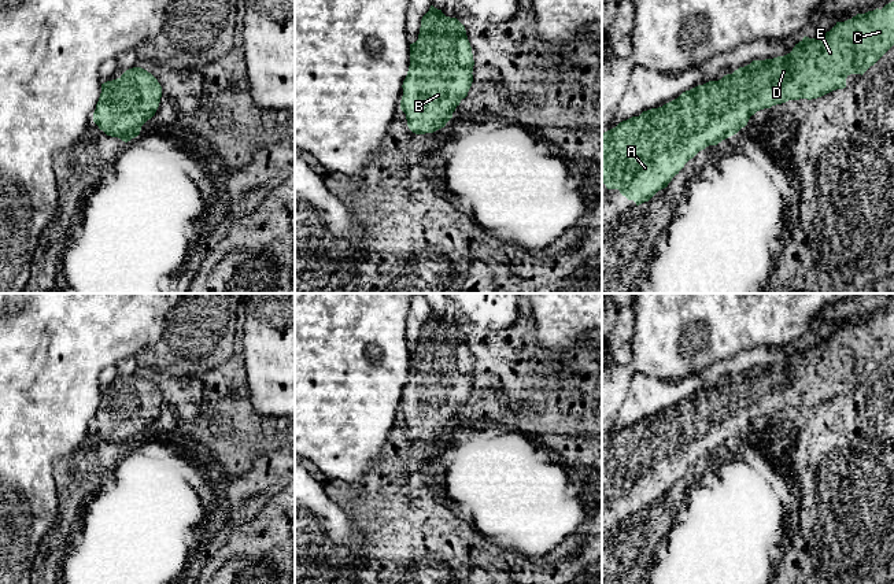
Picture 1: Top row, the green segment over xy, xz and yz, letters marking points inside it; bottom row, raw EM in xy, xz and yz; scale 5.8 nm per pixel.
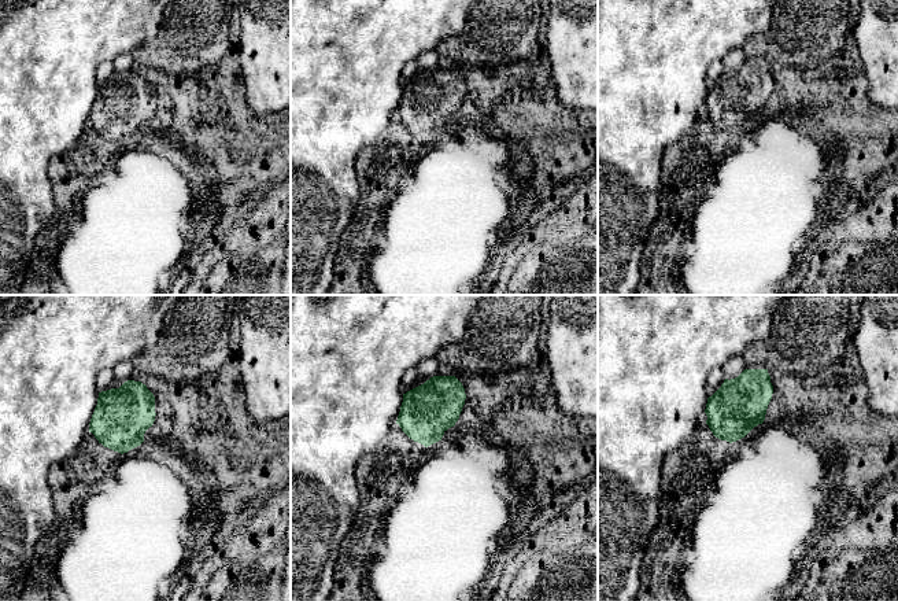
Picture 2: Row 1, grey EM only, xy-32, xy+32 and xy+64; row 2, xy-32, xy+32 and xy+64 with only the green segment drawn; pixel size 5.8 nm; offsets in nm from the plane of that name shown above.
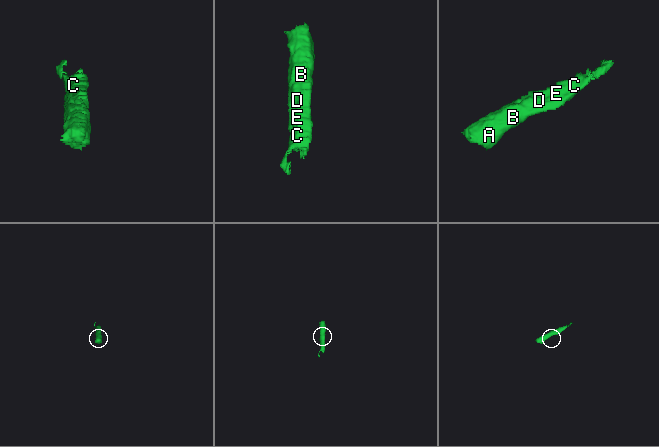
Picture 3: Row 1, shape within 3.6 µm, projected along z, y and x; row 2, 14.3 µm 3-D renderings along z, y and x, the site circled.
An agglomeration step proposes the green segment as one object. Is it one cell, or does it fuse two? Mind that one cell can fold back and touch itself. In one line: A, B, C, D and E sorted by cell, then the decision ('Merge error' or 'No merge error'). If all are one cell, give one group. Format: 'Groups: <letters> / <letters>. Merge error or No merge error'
Groups: A B C D E. No merge error

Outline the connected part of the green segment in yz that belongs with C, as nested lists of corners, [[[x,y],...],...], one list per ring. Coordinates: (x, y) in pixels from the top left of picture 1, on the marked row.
[[[894,1],[882,10],[857,14],[819,38],[804,37],[784,56],[753,60],[718,81],[683,92],[658,108],[643,111],[602,133],[602,184],[618,189],[636,206],[668,186],[699,151],[717,145],[745,127],[751,115],[788,100],[817,99],[846,88],[850,74],[864,74],[894,45]]]

